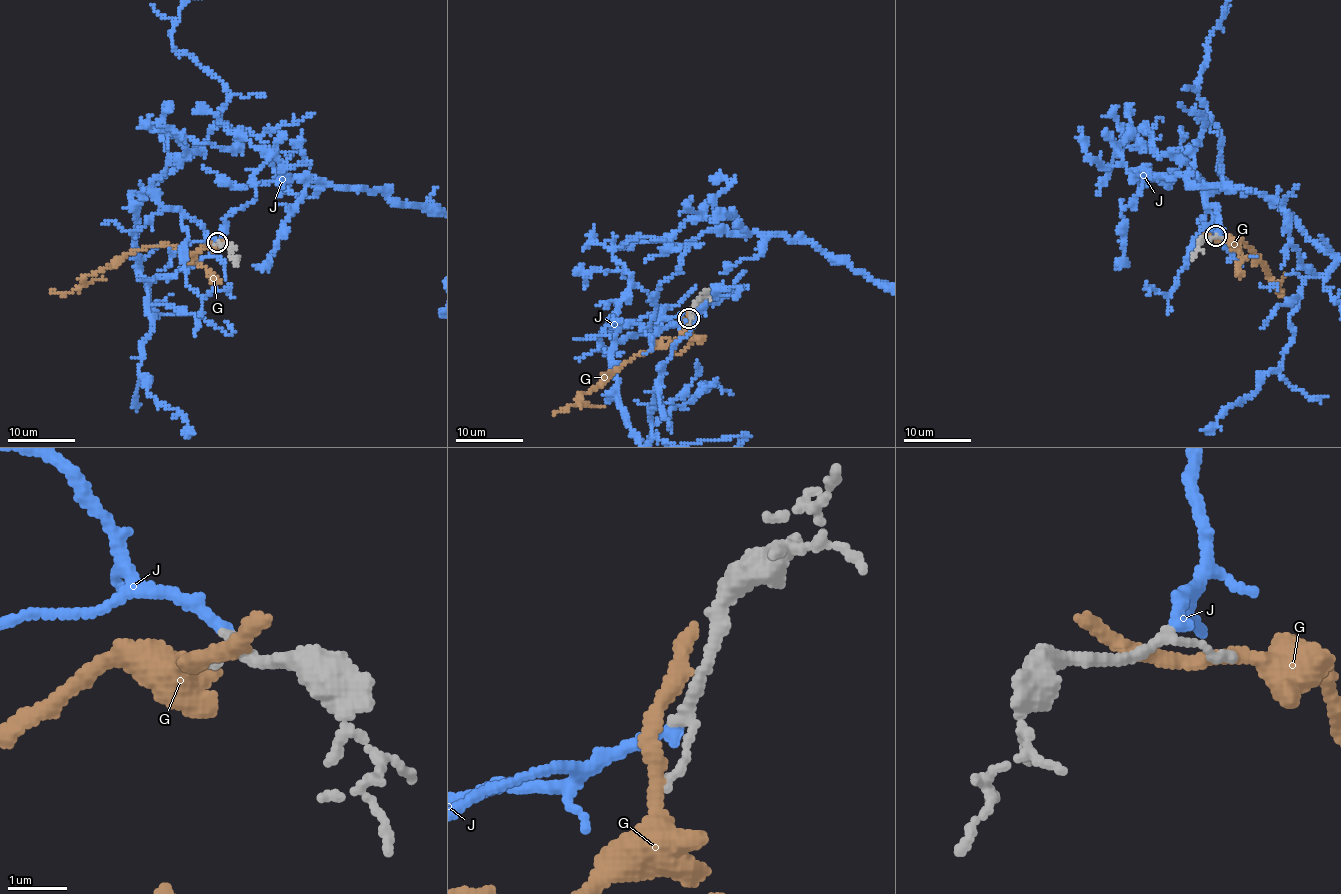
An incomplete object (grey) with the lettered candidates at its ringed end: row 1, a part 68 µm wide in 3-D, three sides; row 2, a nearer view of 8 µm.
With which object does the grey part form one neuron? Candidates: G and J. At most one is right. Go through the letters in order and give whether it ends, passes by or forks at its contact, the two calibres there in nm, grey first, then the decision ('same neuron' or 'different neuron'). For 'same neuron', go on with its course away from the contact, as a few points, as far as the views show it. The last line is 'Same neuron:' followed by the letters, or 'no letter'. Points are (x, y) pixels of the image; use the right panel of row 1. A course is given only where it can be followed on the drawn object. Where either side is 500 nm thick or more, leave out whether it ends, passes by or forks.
G: it ends; calibres 170 and 360 nm; different neuron
J: it ends; calibres 140 and 220 nm; same neuron
Same neuron: J

